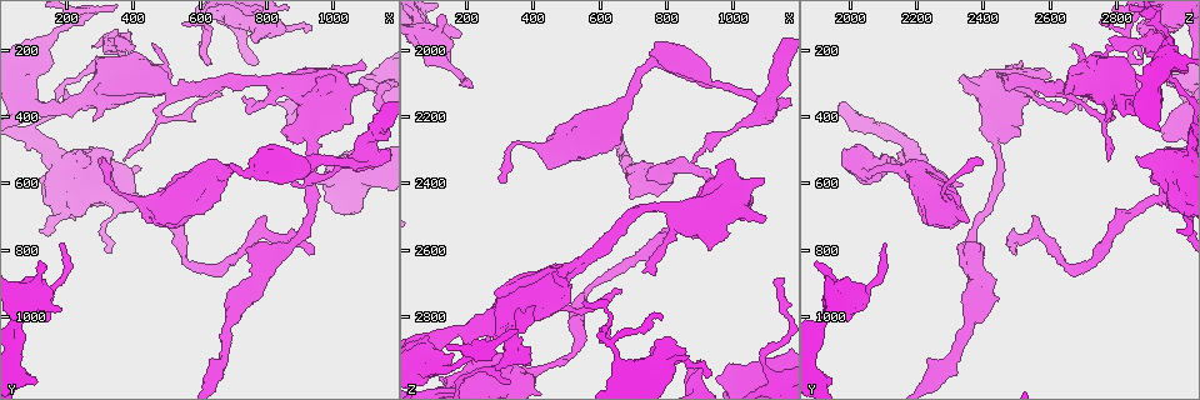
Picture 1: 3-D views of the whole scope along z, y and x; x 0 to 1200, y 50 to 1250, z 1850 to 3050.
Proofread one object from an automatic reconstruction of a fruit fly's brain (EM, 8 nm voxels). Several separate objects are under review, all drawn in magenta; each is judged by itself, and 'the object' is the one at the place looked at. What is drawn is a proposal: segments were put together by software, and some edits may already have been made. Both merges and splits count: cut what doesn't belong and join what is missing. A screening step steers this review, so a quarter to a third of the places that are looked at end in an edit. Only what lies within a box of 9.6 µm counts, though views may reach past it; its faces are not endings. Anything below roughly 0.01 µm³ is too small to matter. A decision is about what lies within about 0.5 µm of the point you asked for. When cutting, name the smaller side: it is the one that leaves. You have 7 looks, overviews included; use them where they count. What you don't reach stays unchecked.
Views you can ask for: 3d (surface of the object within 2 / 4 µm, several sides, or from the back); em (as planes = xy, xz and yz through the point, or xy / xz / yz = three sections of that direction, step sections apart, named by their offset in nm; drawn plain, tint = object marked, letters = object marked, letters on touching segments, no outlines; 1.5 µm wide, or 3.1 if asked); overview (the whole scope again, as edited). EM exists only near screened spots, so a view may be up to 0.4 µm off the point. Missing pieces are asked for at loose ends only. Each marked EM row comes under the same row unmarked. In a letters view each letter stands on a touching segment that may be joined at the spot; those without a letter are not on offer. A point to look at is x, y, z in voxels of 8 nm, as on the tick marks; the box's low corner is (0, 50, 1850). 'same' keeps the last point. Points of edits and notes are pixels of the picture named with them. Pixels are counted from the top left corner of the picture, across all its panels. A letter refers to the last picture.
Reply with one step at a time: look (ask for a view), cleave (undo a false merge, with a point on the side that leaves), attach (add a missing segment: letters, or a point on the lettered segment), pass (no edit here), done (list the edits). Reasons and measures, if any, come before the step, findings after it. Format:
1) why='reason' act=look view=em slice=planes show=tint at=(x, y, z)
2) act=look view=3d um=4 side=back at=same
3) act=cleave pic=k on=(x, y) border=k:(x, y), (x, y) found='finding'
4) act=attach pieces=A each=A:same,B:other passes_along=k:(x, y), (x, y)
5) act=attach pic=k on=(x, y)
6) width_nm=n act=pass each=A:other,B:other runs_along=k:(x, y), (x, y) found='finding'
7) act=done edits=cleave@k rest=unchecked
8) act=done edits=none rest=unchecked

why='branch stops here' act=look view=em slice=xz step=8 show=letters at=(950, 810, 2490)

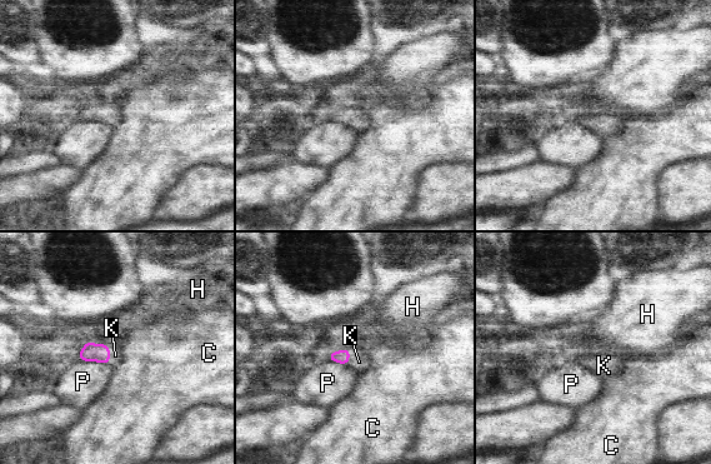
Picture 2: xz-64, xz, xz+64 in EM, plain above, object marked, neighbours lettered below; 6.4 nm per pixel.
act=attach pic=2 on=(115, 355) each=C:other,H:other,K:same,P:other passes_along=2:(100, 353), (109, 354), (115, 355) found='it goes on there'

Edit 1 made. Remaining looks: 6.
act=look view=overview

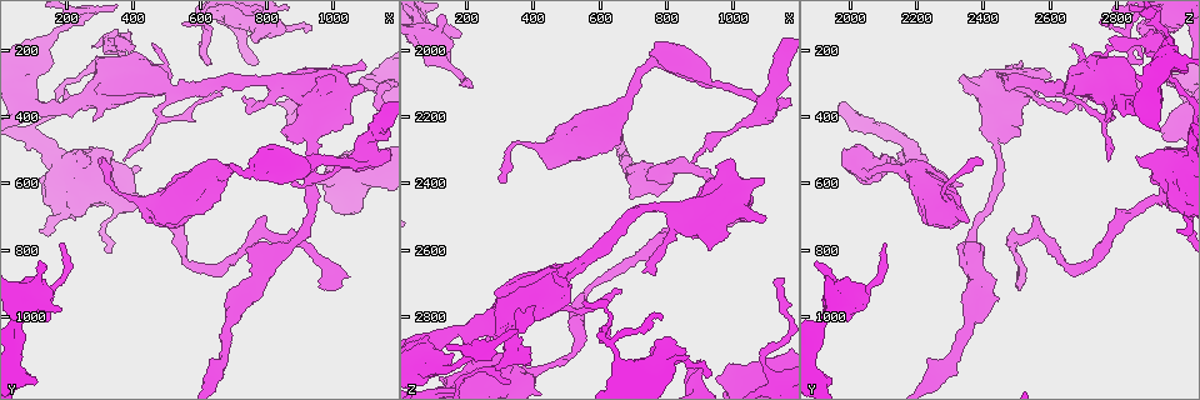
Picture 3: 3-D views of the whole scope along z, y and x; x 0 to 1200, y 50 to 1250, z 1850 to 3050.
why='abrupt turn' act=look view=em slice=planes show=letters at=(620, 150, 2830)

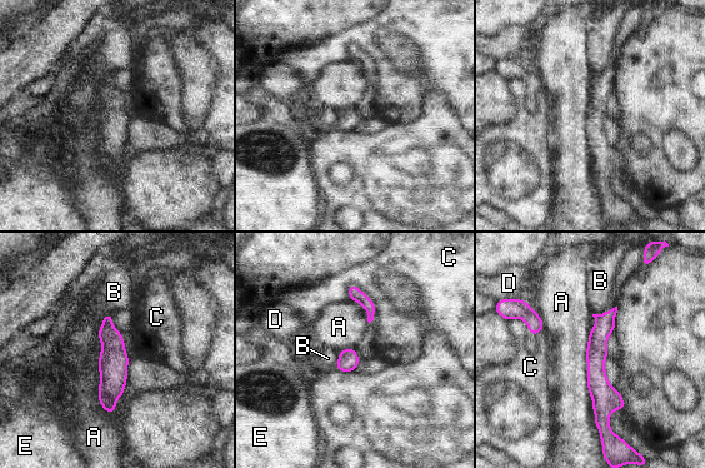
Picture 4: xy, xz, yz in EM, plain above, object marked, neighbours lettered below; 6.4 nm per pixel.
width_nm=120 longest_contact=C:260nm act=pass each=A:other,B:other,C:other,D:other,E:other found='all the same neuron'

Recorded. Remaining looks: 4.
act=done edits=attach@2 rest=unchecked

